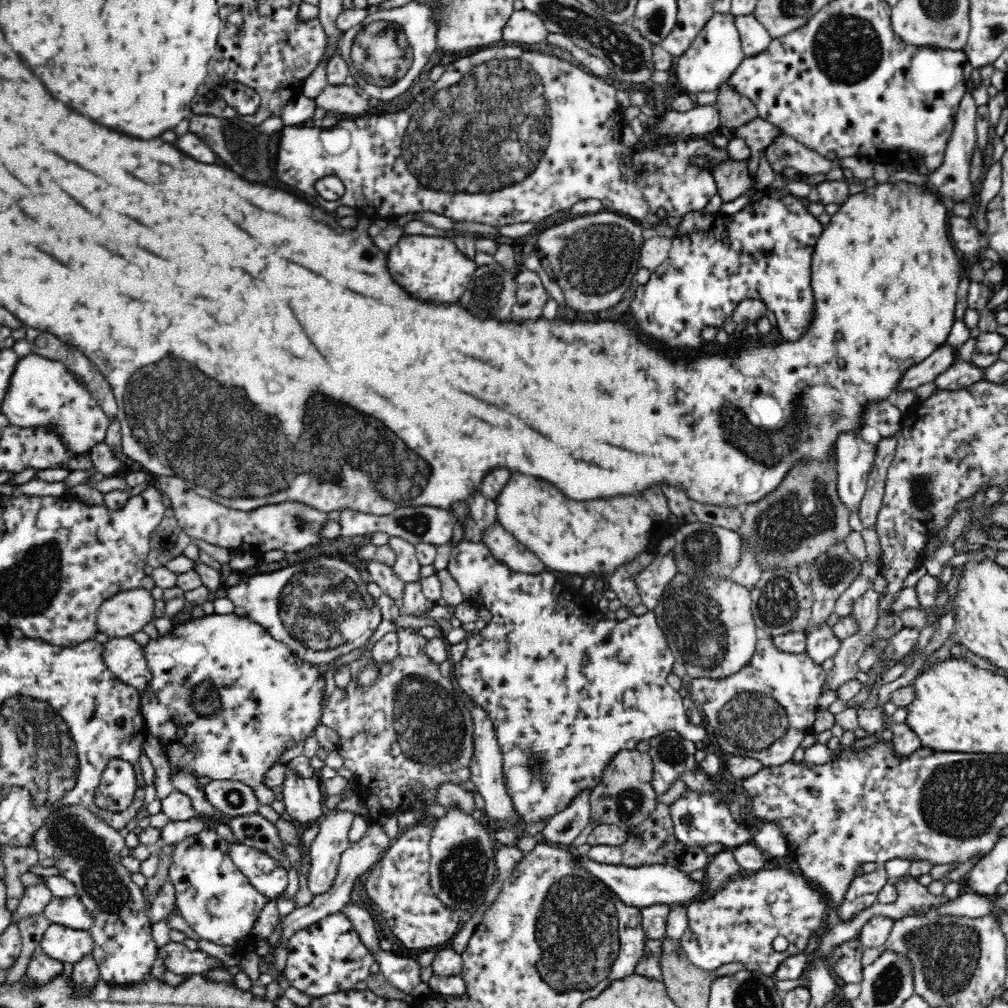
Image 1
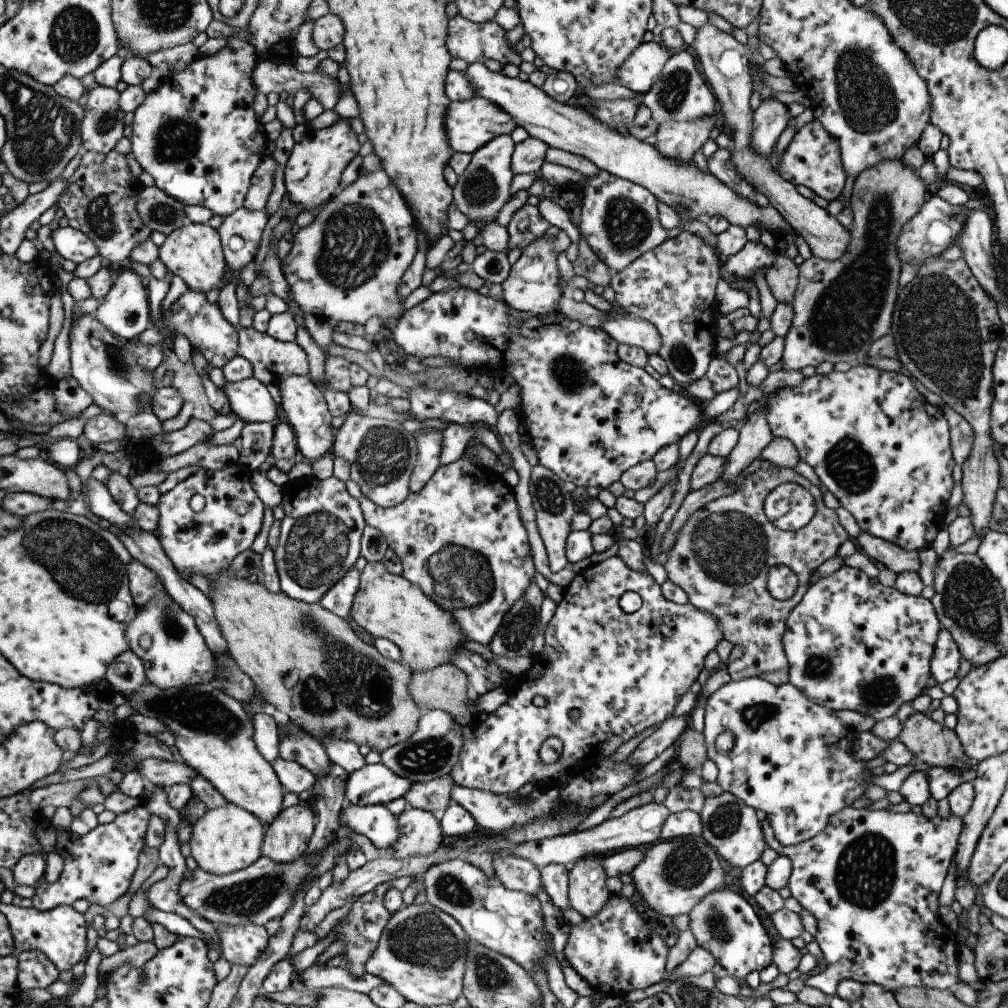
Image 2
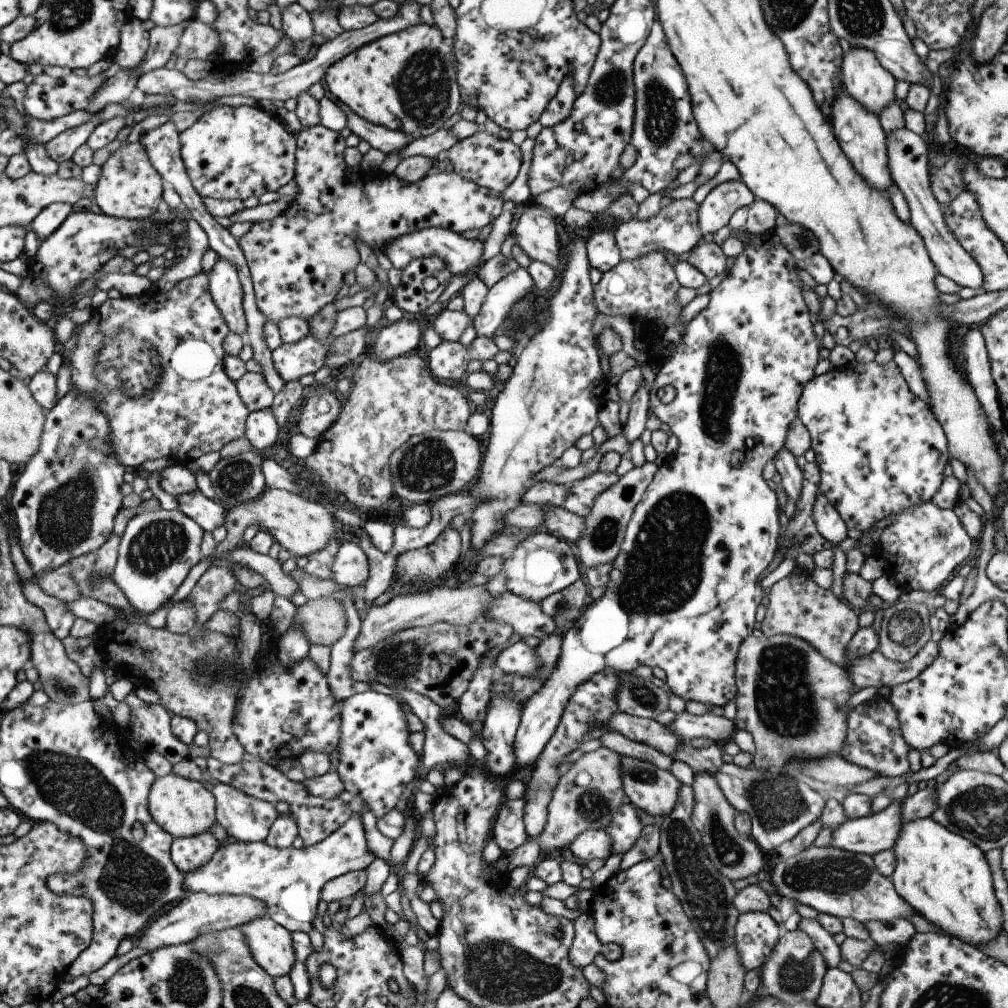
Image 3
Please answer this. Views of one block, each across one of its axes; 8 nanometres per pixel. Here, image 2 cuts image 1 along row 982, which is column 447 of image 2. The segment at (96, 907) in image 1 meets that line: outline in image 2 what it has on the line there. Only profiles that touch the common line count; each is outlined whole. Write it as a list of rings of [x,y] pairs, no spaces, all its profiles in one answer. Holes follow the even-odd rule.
[[[474,96],[465,101],[450,102],[450,114],[446,118],[446,134],[450,140],[451,152],[468,153],[473,155],[493,138],[510,135],[517,127],[512,115],[502,110],[500,106],[484,97]]]

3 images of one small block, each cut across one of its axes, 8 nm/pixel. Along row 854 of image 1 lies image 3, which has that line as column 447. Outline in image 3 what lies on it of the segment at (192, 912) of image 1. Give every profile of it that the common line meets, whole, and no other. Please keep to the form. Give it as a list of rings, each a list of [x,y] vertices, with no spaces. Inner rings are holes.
[[[321,123],[303,128],[296,140],[295,199],[283,214],[269,221],[252,223],[248,232],[238,238],[249,266],[257,303],[268,321],[279,323],[292,317],[308,321],[326,304],[331,305],[337,294],[344,290],[344,276],[361,262],[356,240],[362,240],[372,250],[379,248],[384,253],[392,241],[404,235],[430,227],[442,227],[457,233],[481,229],[494,222],[503,211],[505,200],[497,190],[478,186],[454,171],[441,172],[434,168],[422,180],[409,183],[394,173],[388,175],[378,169],[365,171],[356,180],[349,180],[343,155],[347,147],[345,138]]]

